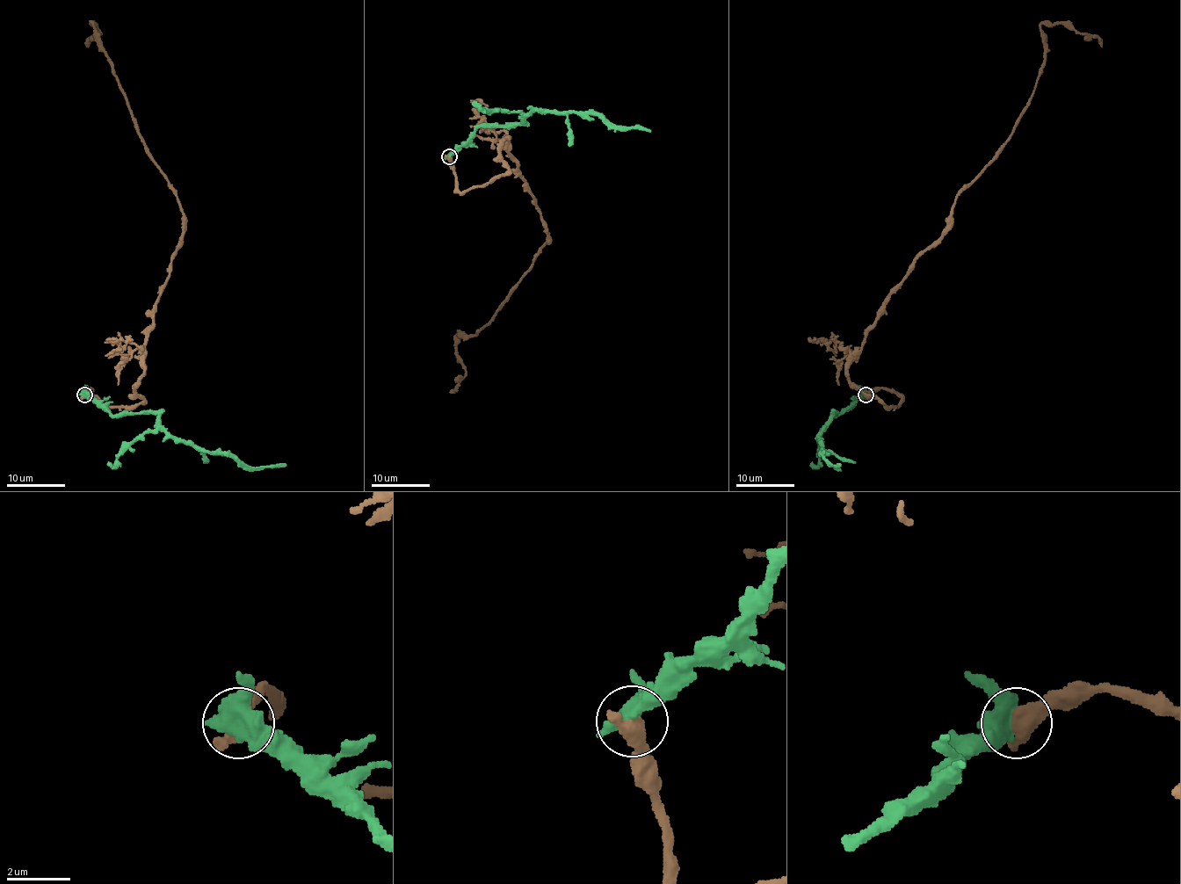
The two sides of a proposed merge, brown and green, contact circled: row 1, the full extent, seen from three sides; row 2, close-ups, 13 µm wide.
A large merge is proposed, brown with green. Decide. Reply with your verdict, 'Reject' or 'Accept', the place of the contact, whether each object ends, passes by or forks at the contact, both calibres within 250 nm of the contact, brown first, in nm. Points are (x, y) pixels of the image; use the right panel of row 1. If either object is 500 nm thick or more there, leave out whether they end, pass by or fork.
Reject. Place: (865, 394). Thickness 650 nm (brown) against 550 nm

